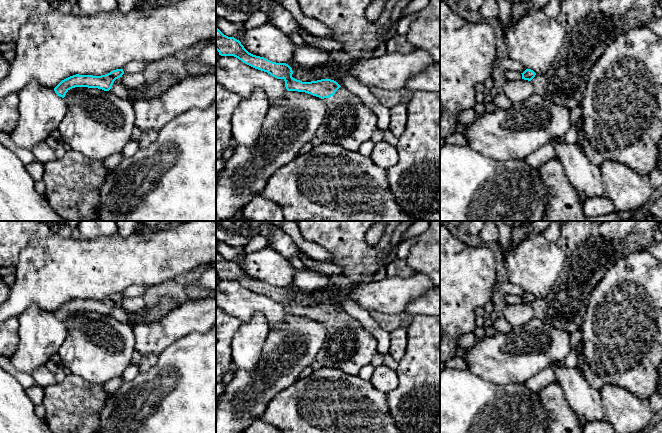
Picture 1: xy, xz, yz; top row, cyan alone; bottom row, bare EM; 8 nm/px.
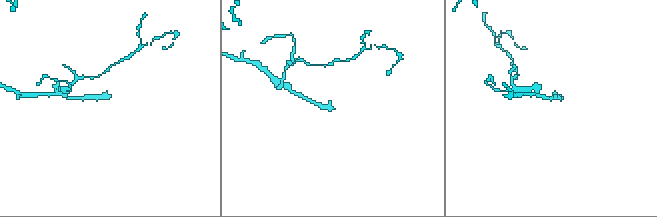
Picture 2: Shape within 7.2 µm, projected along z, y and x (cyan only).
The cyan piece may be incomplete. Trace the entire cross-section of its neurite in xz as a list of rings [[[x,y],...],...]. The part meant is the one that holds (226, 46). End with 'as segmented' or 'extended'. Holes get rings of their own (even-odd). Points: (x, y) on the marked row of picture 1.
[[[217,27],[216,50],[221,56],[234,56],[255,69],[283,79],[288,91],[305,92],[323,99],[326,115],[316,132],[316,137],[323,143],[339,144],[347,150],[358,152],[377,128],[376,114],[358,96],[334,80],[297,80],[292,77],[293,71],[288,64],[272,62],[249,53],[239,40],[224,35]]]; extended

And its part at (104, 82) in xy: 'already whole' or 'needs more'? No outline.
needs more

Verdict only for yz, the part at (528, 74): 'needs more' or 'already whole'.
needs more

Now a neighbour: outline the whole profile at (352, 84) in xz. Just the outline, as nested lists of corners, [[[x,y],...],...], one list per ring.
[[[346,76],[343,80],[343,86],[358,96],[360,100],[368,106],[377,116],[377,127],[385,131],[389,129],[391,120],[389,108],[381,104],[378,99],[372,94],[369,87],[362,84],[358,79],[352,76]]]

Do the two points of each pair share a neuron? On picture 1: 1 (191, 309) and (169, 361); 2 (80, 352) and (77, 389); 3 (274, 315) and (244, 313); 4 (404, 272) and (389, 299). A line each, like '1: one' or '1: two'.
1: two
2: two
3: one
4: two

